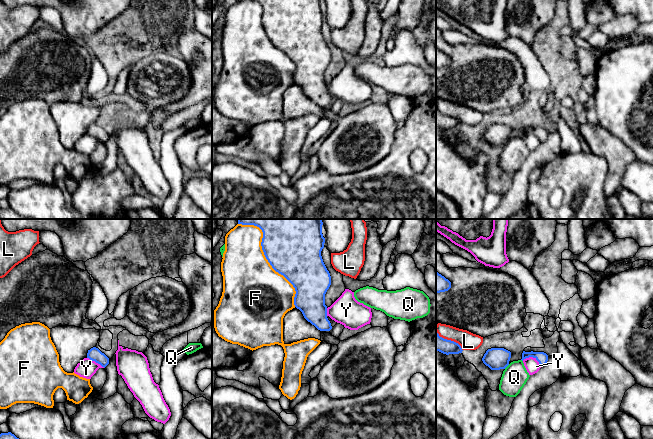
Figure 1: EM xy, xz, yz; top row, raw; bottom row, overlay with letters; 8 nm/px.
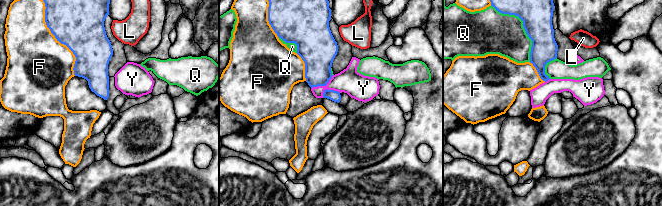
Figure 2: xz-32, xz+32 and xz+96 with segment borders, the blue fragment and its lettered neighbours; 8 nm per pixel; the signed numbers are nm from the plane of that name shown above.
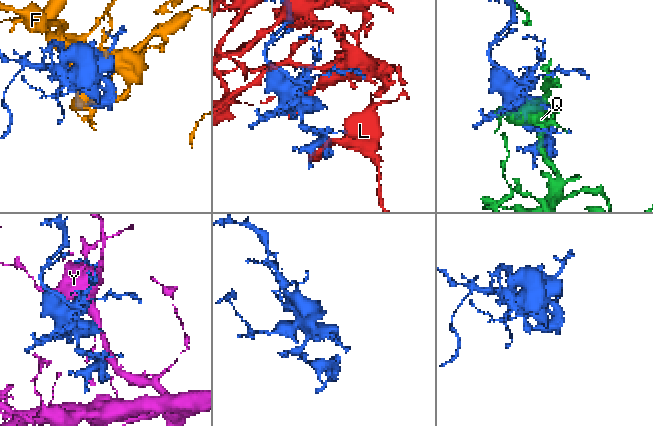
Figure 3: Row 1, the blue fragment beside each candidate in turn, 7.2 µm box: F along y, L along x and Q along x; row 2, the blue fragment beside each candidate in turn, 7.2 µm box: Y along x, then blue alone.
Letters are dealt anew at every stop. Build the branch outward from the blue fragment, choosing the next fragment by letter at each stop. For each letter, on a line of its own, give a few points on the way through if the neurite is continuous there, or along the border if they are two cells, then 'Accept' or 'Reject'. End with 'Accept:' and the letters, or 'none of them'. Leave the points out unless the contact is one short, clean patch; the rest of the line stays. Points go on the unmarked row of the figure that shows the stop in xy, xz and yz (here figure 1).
F: Reject
L: Reject
Q: Reject
Y: Boundary: yz (522, 136), (533, 133), (541, 142). Reject
Accept: none of them

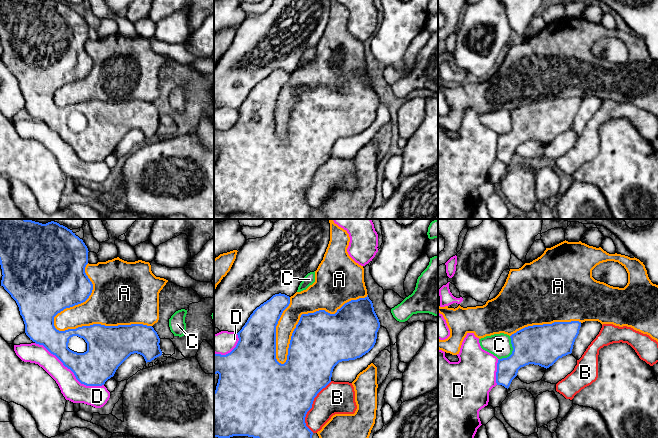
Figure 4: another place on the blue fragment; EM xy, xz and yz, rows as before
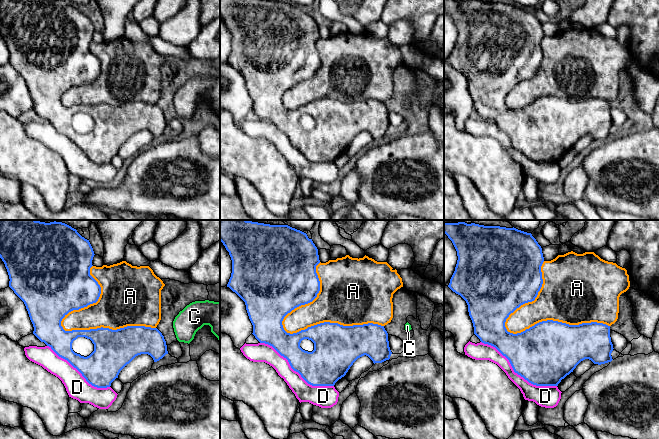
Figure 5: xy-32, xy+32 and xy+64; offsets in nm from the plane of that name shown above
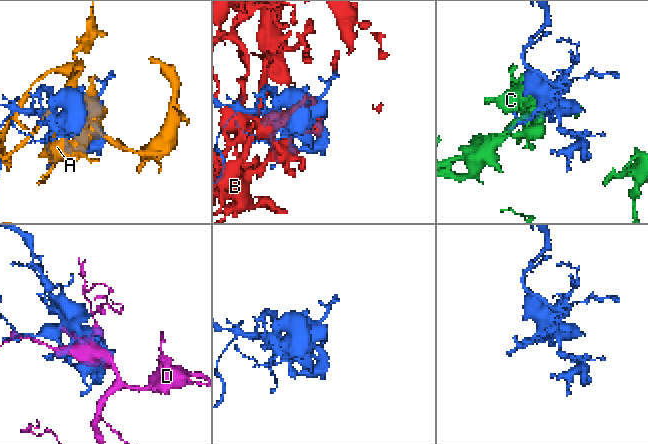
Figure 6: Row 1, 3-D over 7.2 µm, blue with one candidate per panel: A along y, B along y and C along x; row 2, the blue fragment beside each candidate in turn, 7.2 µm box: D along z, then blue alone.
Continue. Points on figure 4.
A: Reject
B: Reject
C: Reject
D: Reject
Accept: none of them

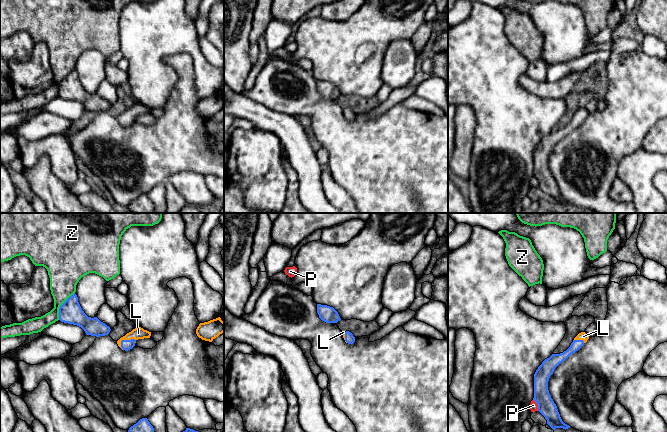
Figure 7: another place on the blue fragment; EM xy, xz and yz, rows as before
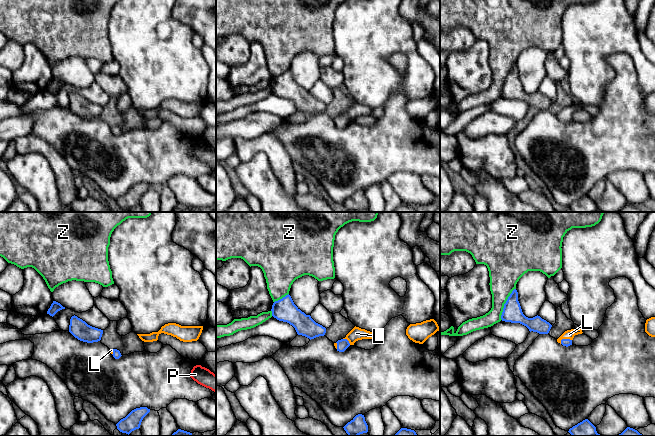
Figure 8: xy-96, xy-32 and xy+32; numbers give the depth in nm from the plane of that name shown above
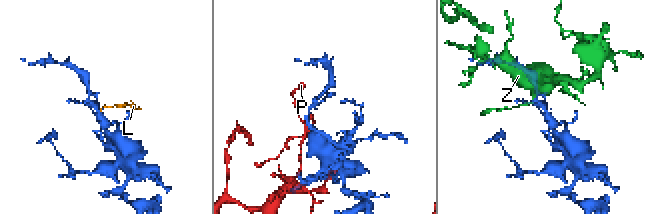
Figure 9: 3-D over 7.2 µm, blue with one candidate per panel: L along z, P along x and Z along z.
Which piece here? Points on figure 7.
L: Path across: xy (126, 121), (125, 116), (138, 109). Accept
P: Boundary: yz (533, 175), (538, 186). Reject
Z: Reject
Accept: L

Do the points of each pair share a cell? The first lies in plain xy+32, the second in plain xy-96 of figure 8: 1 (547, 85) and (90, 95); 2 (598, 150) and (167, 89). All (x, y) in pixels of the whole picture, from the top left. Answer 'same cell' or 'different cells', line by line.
1: same cell
2: different cells

